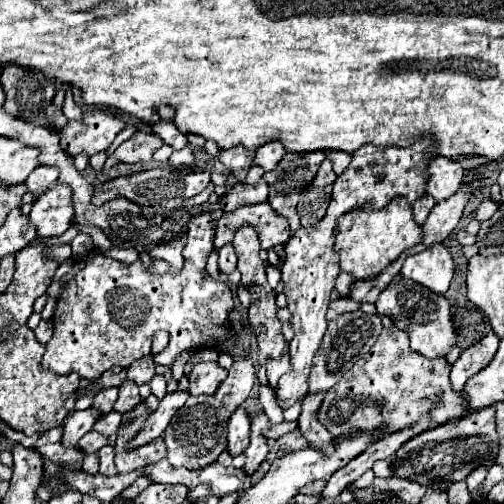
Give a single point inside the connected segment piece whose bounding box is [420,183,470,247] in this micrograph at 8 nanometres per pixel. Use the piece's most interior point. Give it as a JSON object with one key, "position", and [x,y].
{"position":[443,219]}

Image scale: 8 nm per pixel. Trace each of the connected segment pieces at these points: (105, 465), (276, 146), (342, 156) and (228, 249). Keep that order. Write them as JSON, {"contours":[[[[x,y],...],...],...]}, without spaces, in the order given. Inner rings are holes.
{"contours":[[[[106,445],[98,453],[100,453],[100,475],[108,475],[108,477],[118,475],[118,469],[114,467],[114,447]]],[[[274,141],[274,143],[266,143],[264,147],[258,147],[256,149],[256,157],[254,157],[254,165],[260,165],[264,171],[270,171],[274,169],[280,159],[284,157],[286,149],[282,147],[282,143]]],[[[330,151],[328,155],[330,155],[332,163],[334,163],[334,171],[336,171],[338,175],[342,175],[342,171],[346,171],[346,167],[350,165],[352,155],[346,155],[344,151]]],[[[224,245],[220,249],[220,259],[218,259],[218,269],[222,273],[232,273],[236,269],[236,253],[234,253],[234,247],[232,245]]]]}

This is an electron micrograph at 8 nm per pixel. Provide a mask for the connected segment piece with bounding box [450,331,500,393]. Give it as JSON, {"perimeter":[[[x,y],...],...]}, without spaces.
{"perimeter":[[[490,331],[484,339],[480,339],[478,343],[474,343],[472,347],[468,347],[468,349],[462,351],[460,359],[452,365],[452,373],[450,373],[450,383],[452,383],[452,389],[456,393],[462,391],[464,383],[472,375],[476,375],[478,371],[482,371],[490,363],[490,359],[498,351],[498,343],[500,343],[500,339],[496,337],[494,331]]]}

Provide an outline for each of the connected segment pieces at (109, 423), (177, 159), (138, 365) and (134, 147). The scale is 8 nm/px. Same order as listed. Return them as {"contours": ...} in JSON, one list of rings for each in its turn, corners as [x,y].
{"contours":[[[[112,410],[108,415],[98,419],[92,429],[102,435],[109,436],[118,430],[121,419],[121,414]]],[[[186,145],[184,149],[180,149],[180,151],[174,151],[172,153],[172,157],[170,157],[170,165],[172,167],[178,167],[178,165],[188,165],[188,167],[192,167],[194,165],[194,153],[192,153],[192,145]]],[[[150,357],[138,359],[138,361],[128,369],[128,379],[134,381],[136,385],[150,383],[150,379],[154,377],[154,367],[156,367],[156,363],[154,363]]],[[[138,131],[114,151],[118,155],[116,165],[120,165],[120,163],[146,163],[152,159],[154,151],[160,147],[162,147],[162,139],[158,139],[150,131]]]]}

